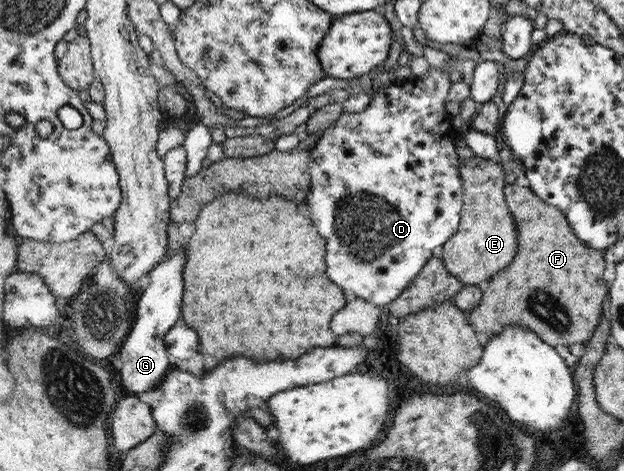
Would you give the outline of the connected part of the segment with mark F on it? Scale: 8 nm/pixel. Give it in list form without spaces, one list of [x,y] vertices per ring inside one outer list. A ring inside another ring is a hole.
[[[507,183],[506,187],[511,212],[515,212],[519,254],[514,256],[515,264],[507,272],[498,272],[489,280],[481,302],[467,312],[470,324],[486,340],[494,338],[506,326],[520,324],[555,347],[569,348],[587,342],[599,324],[601,304],[607,296],[607,284],[603,280],[604,251],[585,246],[571,230],[567,217],[556,206],[535,196],[528,186]],[[573,274],[577,274],[577,284],[571,278]],[[567,310],[573,320],[567,320]]]

